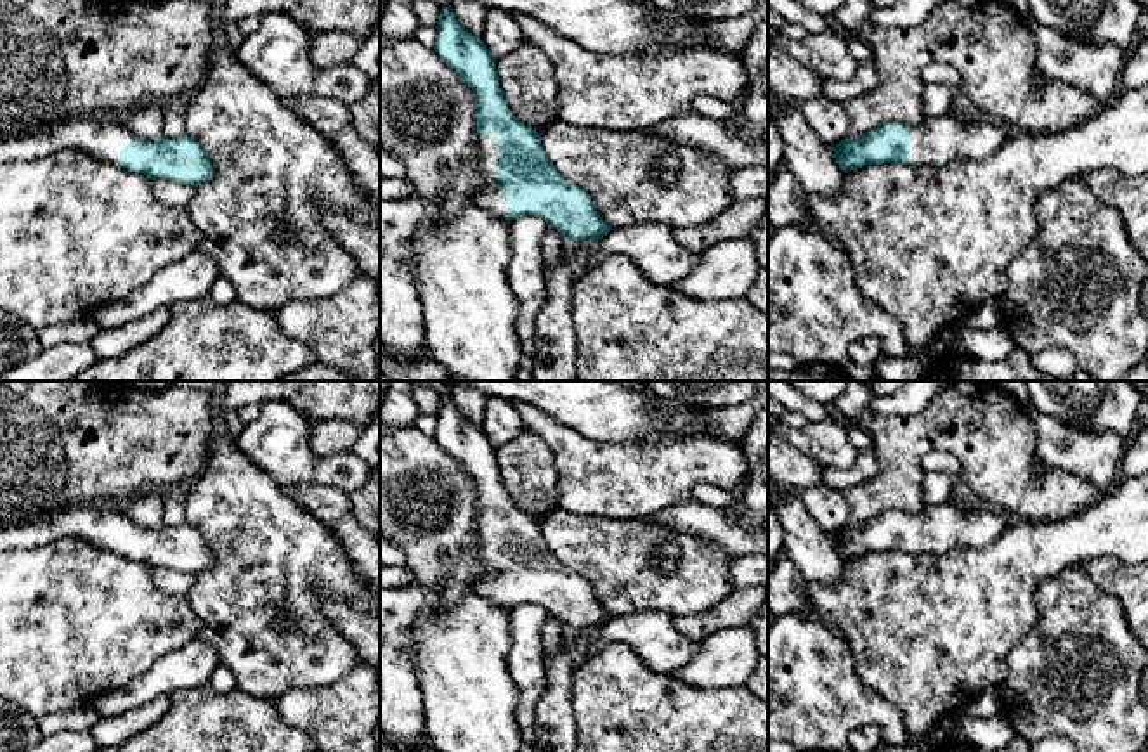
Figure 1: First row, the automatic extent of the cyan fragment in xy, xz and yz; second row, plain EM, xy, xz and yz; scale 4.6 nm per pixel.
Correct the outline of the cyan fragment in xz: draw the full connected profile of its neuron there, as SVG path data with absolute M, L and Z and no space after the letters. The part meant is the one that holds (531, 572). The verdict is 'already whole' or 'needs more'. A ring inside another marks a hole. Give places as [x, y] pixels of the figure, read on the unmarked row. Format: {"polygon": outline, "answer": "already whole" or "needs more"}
{"polygon": "M451 393L442 397L435 416L434 438L475 482L479 522L475 551L486 565L486 574L473 589L501 608L512 610L522 603L538 603L548 612L548 617L558 619L567 627L598 629L607 624L612 615L602 608L591 586L555 558L536 516L520 511L508 497L499 476L496 447L484 428L475 426L458 411Z", "answer": "needs more"}

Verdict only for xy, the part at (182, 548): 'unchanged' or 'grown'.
grown

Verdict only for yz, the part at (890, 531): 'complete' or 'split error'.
split error

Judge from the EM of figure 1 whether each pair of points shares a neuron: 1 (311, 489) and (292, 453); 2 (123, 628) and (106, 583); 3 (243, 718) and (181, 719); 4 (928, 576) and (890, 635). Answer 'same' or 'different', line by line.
1: same
2: same
3: same
4: same

